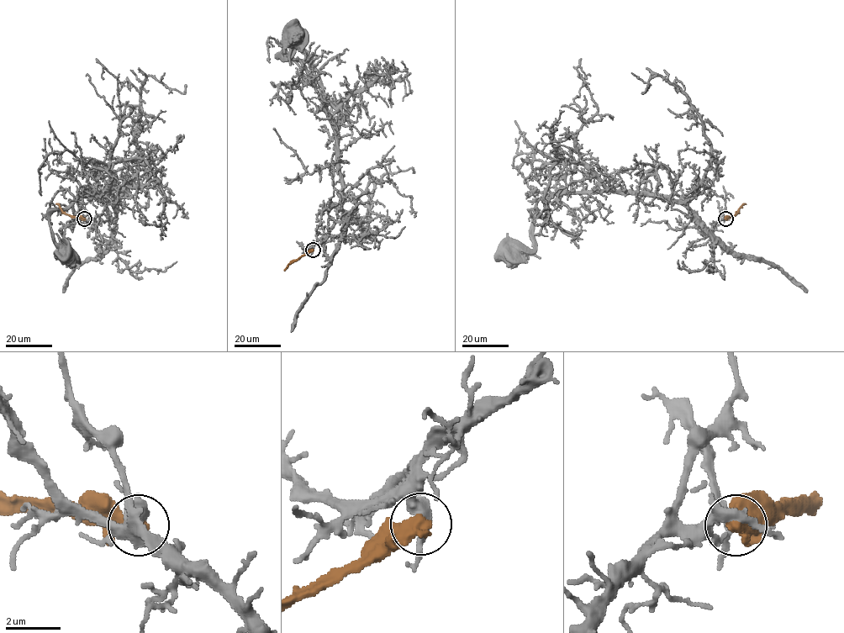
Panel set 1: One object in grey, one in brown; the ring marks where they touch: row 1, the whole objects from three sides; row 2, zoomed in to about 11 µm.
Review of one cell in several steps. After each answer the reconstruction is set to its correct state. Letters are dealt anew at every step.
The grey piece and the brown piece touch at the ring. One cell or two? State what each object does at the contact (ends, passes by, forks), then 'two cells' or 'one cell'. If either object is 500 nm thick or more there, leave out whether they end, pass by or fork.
two cells

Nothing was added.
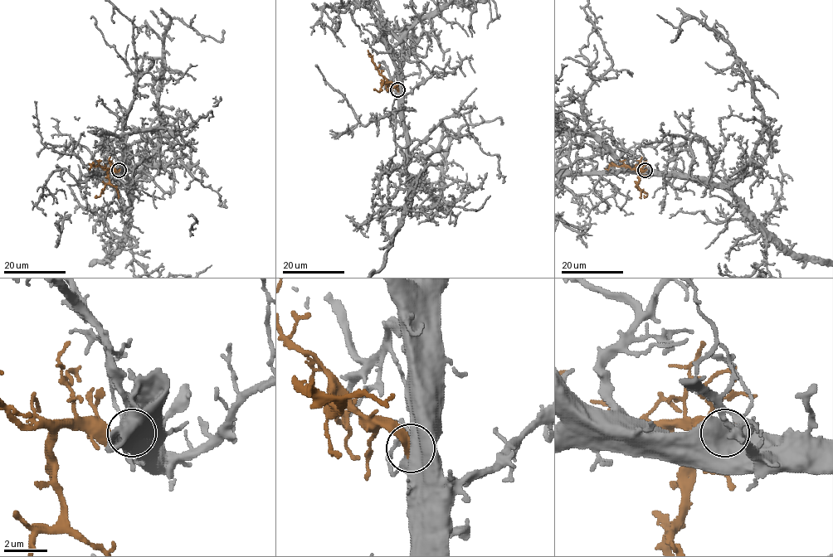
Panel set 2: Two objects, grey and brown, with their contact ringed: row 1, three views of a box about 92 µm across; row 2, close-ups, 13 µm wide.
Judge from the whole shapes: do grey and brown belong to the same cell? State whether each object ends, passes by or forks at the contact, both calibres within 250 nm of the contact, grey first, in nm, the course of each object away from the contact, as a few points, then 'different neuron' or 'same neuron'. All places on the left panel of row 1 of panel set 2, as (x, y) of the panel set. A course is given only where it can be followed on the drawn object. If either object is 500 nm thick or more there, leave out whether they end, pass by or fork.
grey forks; brown ends; calibres 340 and 340 nm; course brown (119, 170), (108, 171), (109, 181), (100, 195), (94, 197); same neuron

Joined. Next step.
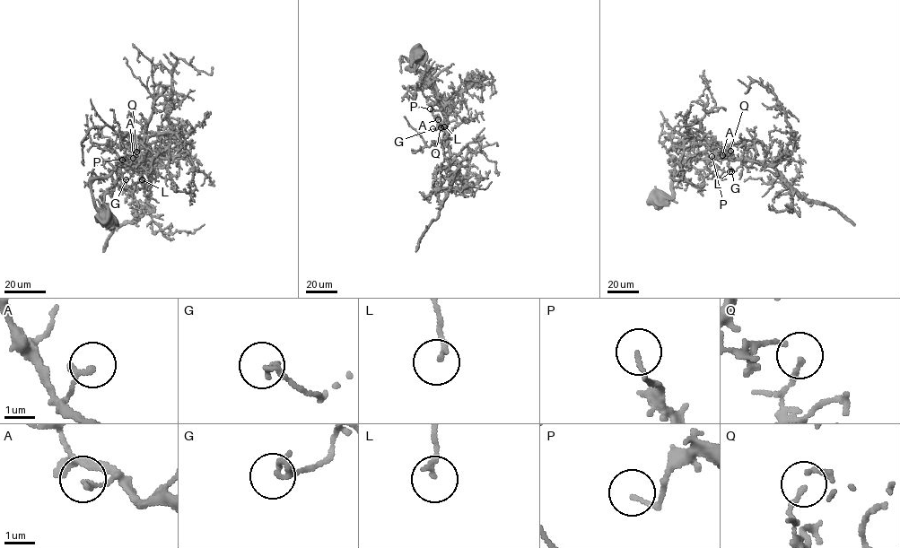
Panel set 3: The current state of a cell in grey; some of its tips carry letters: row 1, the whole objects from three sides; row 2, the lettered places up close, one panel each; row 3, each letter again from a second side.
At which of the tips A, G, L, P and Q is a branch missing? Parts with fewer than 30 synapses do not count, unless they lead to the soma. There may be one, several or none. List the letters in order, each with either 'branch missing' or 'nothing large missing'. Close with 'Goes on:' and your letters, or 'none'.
A: nothing large missing
G: nothing large missing
L: nothing large missing
P: nothing large missing
Q: nothing large missing
Goes on: none

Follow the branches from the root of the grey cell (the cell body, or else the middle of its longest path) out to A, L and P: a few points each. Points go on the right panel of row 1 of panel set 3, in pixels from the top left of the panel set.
A: (658, 201), (672, 196), (670, 171), (679, 160), (730, 158), (722, 155)
L: (658, 201), (672, 196), (670, 171), (679, 160), (729, 157), (729, 171)
P: (658, 201), (672, 196), (670, 171), (679, 160), (730, 158), (722, 155), (712, 156)

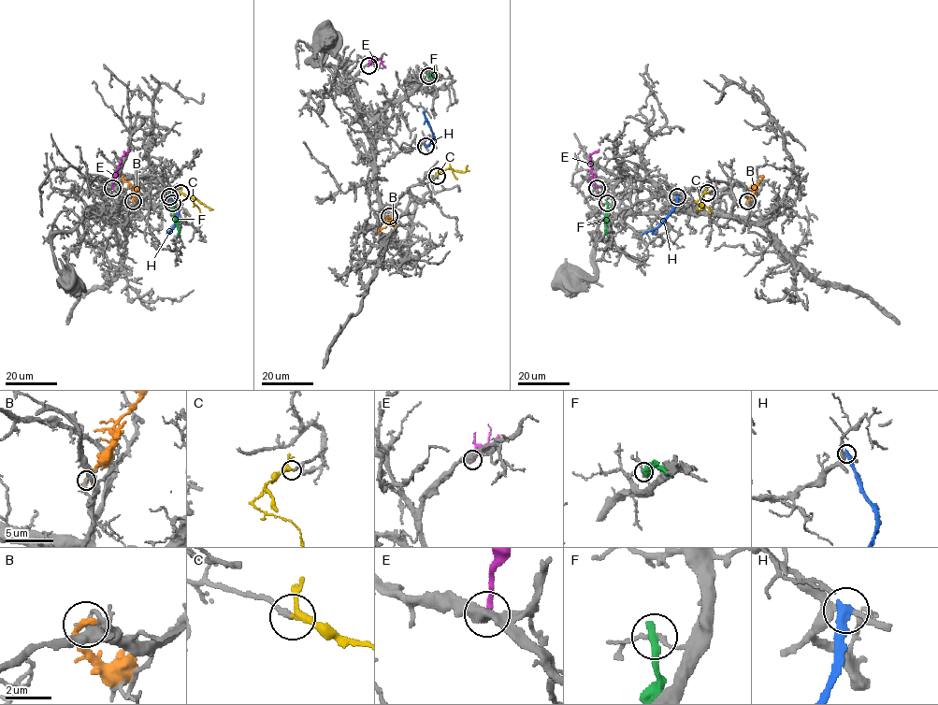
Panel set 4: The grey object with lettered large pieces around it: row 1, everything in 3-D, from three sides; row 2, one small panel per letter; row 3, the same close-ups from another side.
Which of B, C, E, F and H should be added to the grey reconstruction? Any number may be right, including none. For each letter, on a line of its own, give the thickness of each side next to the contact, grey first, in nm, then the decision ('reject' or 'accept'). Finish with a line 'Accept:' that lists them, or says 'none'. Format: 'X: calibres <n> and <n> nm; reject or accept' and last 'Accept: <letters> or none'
B: calibres 160 and 360 nm; reject
C: calibres 240 and 260 nm; accept
E: calibres 500 and 220 nm; reject
F: calibres 160 and 280 nm; reject
H: calibres 240 and 360 nm; reject
Accept: C

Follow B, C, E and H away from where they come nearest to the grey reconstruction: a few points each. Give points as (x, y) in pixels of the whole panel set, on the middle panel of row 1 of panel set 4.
B: (390, 216), (393, 223), (378, 232)
C: (436, 176), (446, 168), (464, 172), (468, 165)
E: (368, 65), (377, 58), (385, 67)
H: (425, 146), (434, 135), (423, 111)

